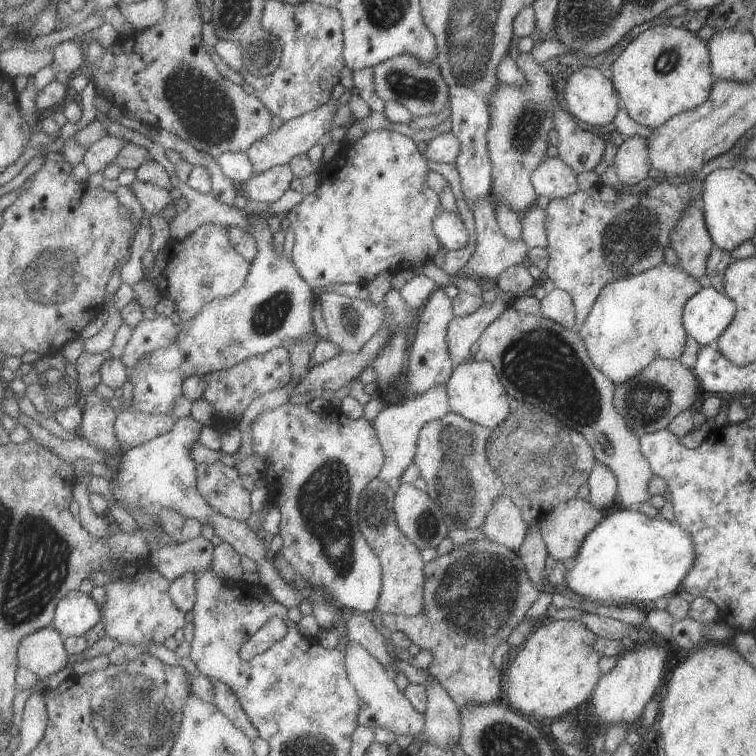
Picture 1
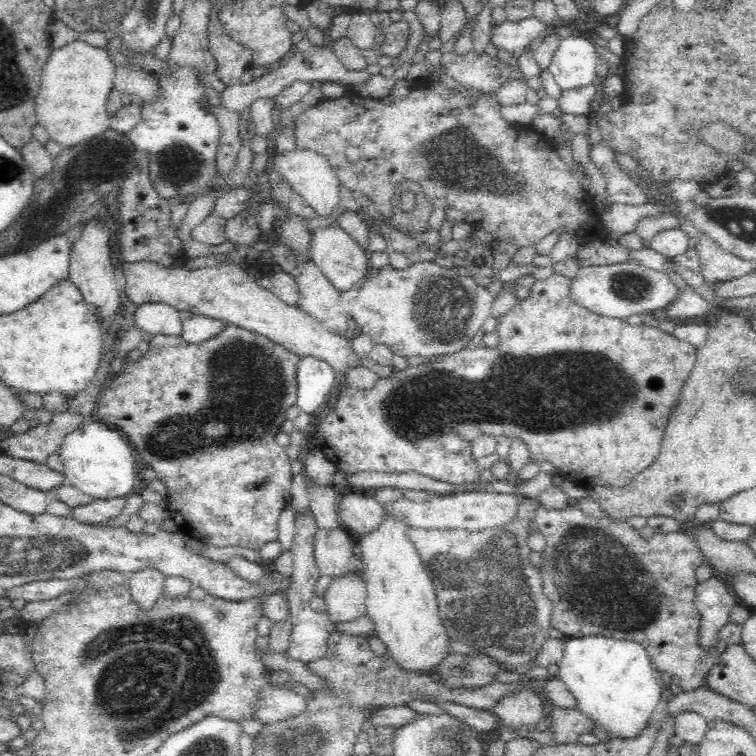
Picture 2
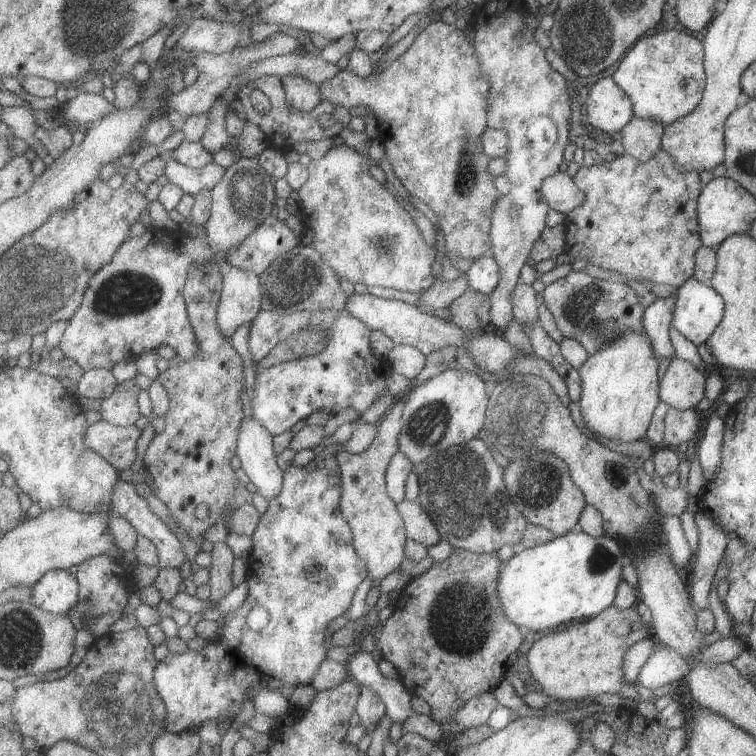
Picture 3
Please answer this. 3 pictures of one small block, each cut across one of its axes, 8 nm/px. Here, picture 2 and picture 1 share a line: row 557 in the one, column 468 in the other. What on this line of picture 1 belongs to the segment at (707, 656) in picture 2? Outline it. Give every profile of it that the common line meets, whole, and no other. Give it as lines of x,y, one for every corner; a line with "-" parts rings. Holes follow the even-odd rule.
485,538
469,540
462,545
455,545
447,554
425,563
424,575
425,608
415,616
383,613
382,626
390,633
405,634
419,650
427,650
433,656
426,673
441,683
455,706
497,702
500,698
502,676
493,667
493,650
506,642
513,628
521,622
525,612
540,593
528,579
521,558
516,551

